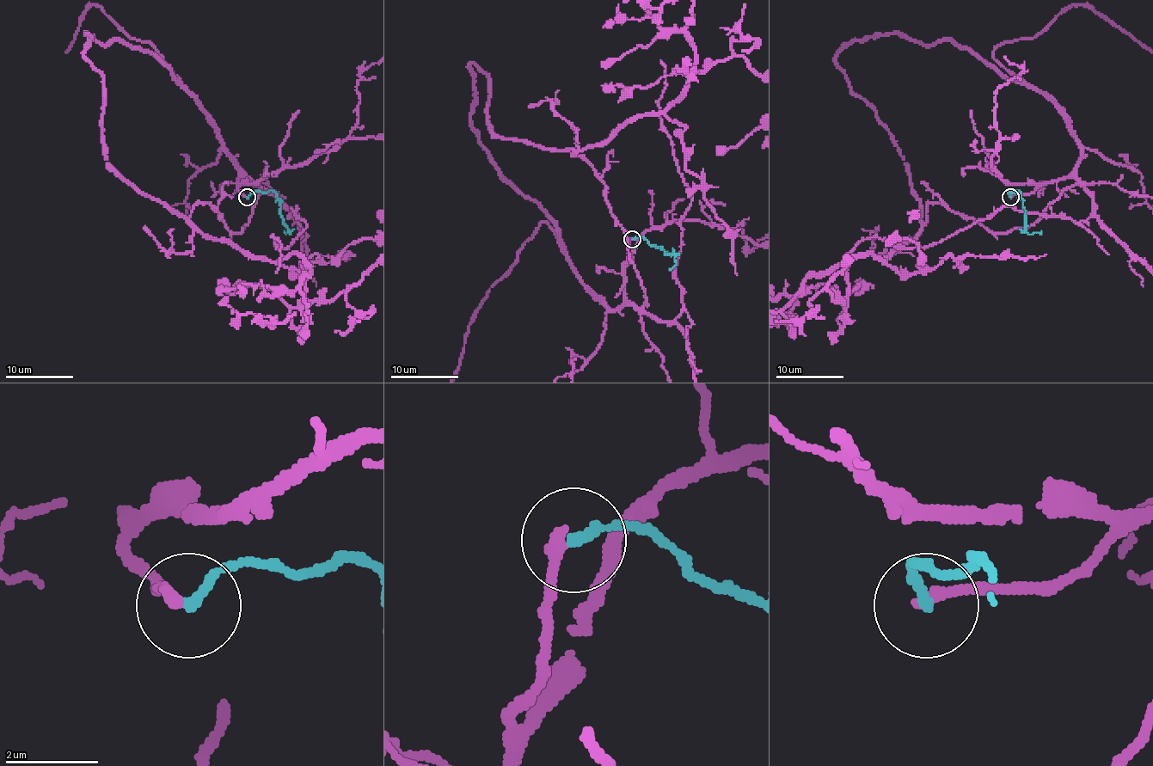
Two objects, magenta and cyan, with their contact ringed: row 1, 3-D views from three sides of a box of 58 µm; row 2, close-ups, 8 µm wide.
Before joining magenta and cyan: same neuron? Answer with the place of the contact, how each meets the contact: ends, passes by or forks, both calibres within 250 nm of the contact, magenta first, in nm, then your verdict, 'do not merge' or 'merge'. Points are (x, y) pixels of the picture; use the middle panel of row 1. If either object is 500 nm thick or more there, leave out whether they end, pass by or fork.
at (632, 239); magenta ends there; cyan ends there; 260 nm thick on the magenta side, 240 nm on the other; do not merge

